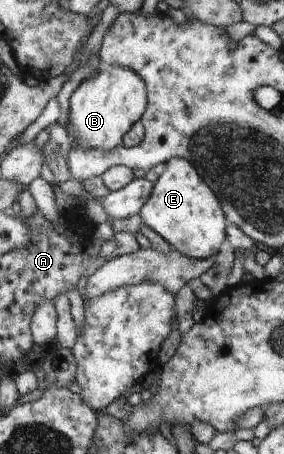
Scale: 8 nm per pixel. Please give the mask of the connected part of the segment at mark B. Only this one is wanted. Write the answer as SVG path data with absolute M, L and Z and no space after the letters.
M100 65L98 72L82 81L69 100L70 114L65 128L73 144L102 151L121 145L126 132L135 123L143 122L149 108L147 84L142 76L121 65Z

